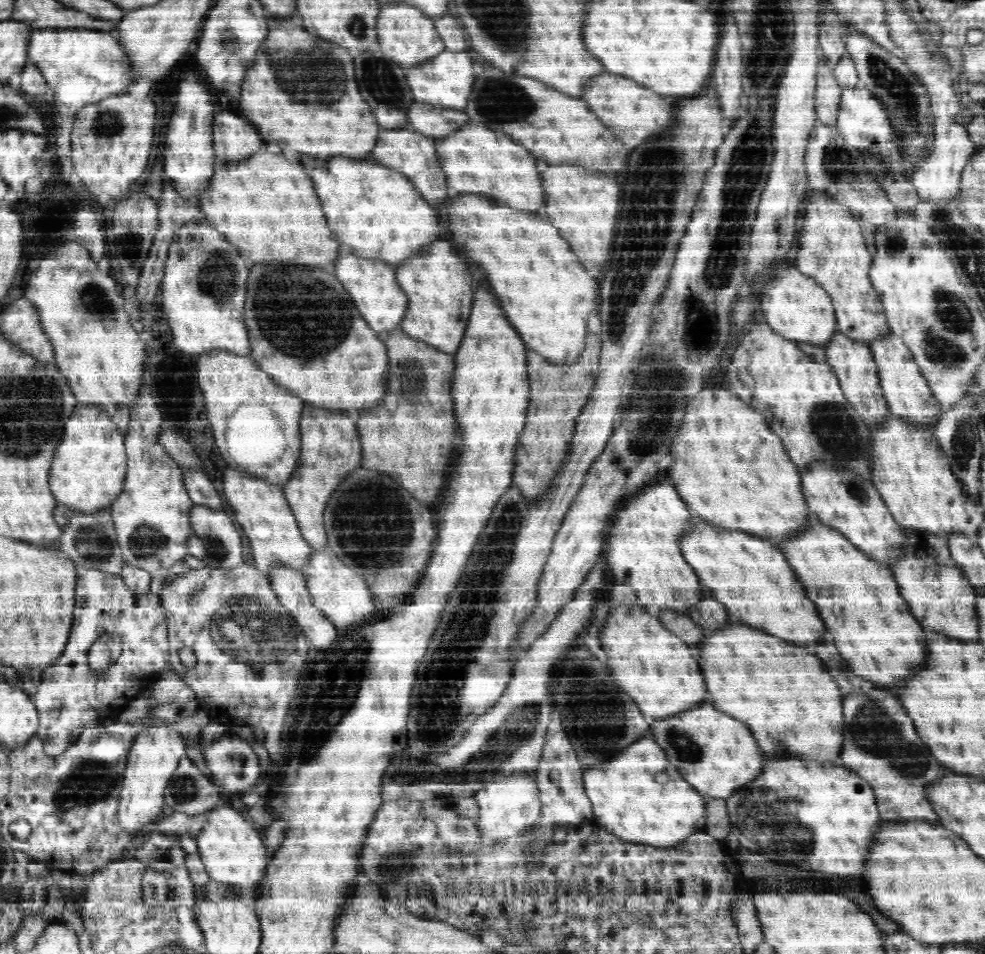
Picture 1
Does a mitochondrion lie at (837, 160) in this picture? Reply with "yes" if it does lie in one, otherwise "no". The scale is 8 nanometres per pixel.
yes

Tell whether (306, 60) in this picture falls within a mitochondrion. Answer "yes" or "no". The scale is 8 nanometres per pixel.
yes

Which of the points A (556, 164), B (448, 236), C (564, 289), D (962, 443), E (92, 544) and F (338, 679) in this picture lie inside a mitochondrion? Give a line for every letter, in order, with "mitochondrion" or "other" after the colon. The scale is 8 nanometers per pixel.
A: other
B: other
C: other
D: mitochondrion
E: mitochondrion
F: mitochondrion

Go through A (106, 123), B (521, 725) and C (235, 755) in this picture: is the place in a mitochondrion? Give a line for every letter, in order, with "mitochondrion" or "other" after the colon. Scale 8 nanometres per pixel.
A: mitochondrion
B: mitochondrion
C: other

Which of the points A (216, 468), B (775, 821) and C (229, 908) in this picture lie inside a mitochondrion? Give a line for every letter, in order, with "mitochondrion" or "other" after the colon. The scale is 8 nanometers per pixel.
A: other
B: mitochondrion
C: other

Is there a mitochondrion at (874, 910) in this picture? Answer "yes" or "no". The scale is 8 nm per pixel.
no

